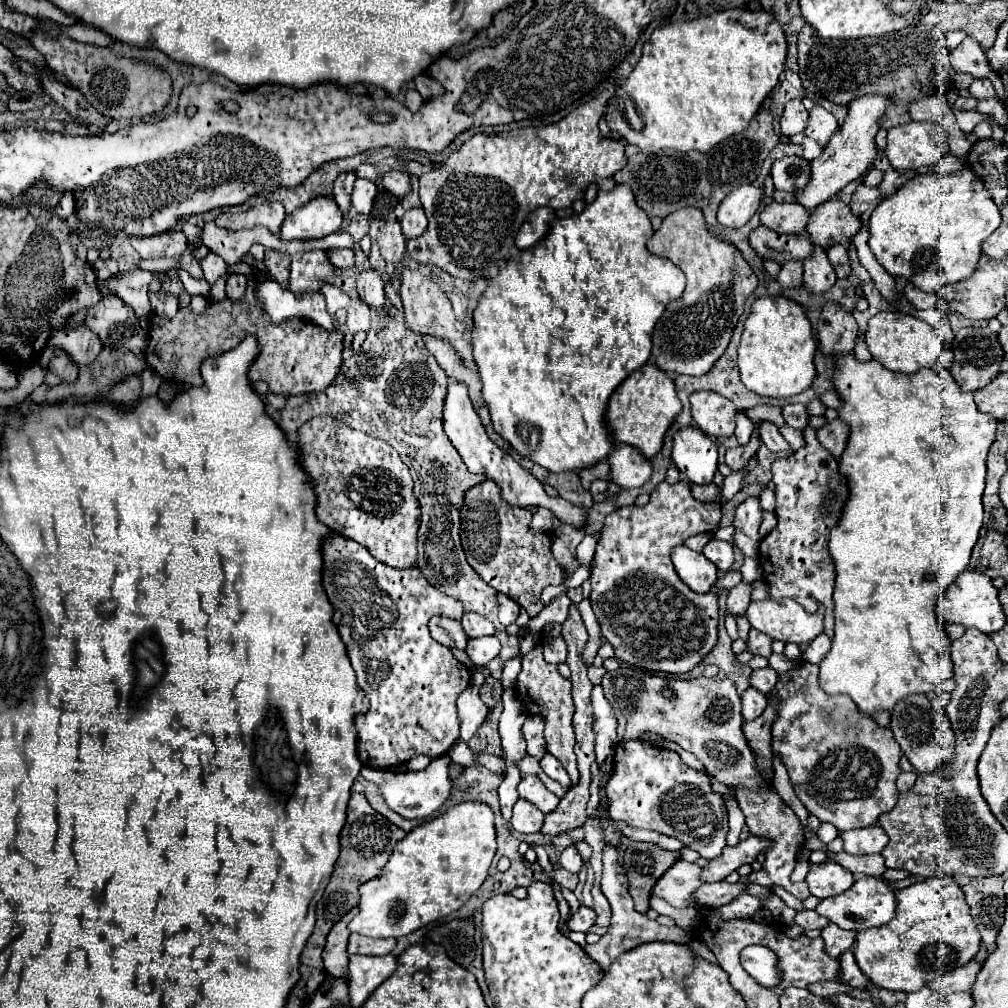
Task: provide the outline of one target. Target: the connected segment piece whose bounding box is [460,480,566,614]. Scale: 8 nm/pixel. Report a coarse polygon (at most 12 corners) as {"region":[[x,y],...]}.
{"region":[[500,486],[466,490],[460,540],[474,572],[542,612],[566,580],[552,534]]}

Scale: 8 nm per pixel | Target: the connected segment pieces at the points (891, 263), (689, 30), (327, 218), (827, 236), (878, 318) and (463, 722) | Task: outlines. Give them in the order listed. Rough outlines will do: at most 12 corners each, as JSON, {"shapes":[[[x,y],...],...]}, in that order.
{"shapes":[[[970,168],[918,174],[868,246],[934,292],[976,270],[1000,210]],[[766,10],[652,32],[610,130],[644,154],[748,126],[788,44]],[[318,196],[290,212],[284,240],[324,238],[344,216],[334,198]],[[842,200],[810,214],[806,232],[828,250],[850,242],[862,222]],[[898,310],[868,320],[866,342],[894,372],[934,366],[944,340]],[[472,668],[470,685],[458,696],[460,739],[468,742],[489,708],[481,701],[485,677]]]}

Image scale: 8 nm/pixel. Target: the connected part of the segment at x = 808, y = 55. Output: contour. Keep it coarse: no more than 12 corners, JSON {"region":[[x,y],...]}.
{"region":[[908,26],[878,38],[798,34],[802,84],[834,104],[908,102],[966,90],[946,34]]}

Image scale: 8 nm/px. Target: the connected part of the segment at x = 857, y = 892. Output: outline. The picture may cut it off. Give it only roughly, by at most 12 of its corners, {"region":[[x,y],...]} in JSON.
{"region":[[856,878],[824,898],[820,916],[854,932],[892,920],[896,898],[882,878]]}

